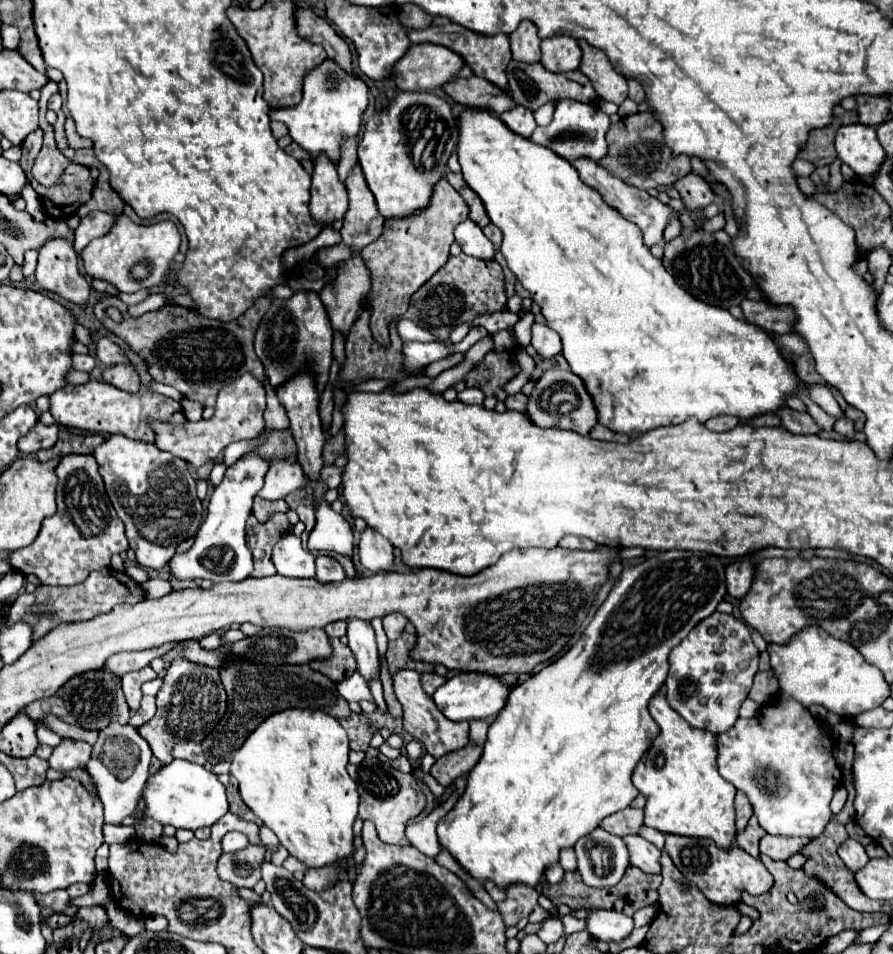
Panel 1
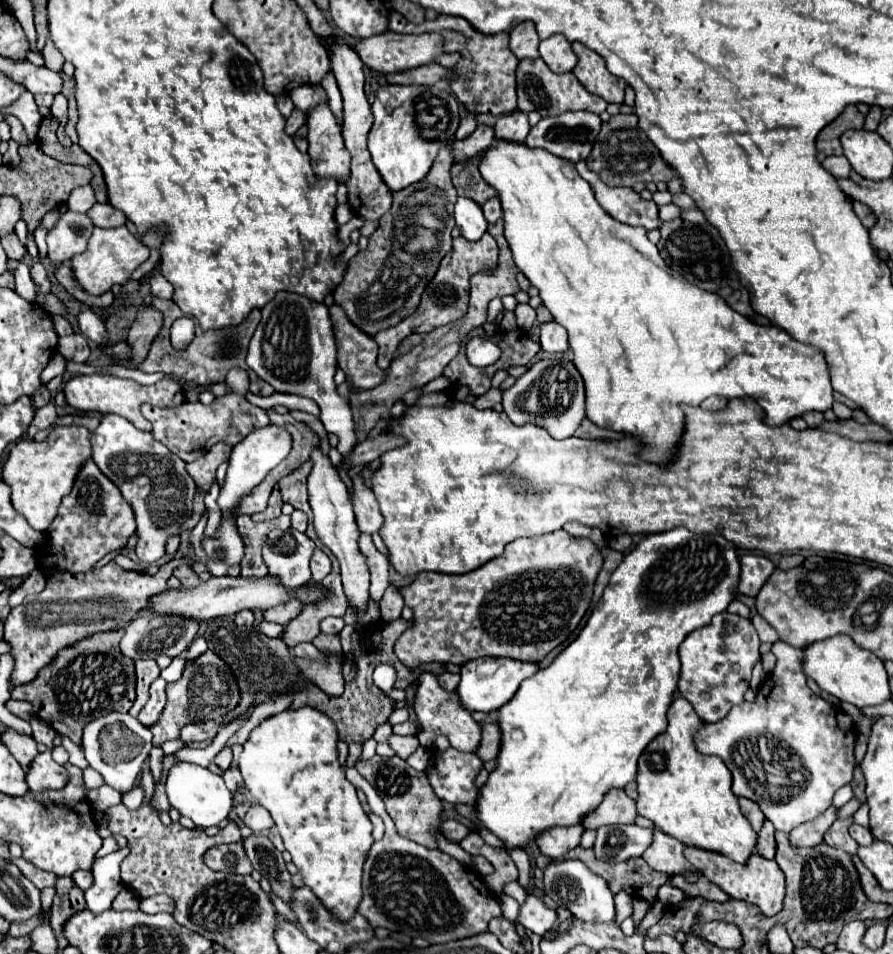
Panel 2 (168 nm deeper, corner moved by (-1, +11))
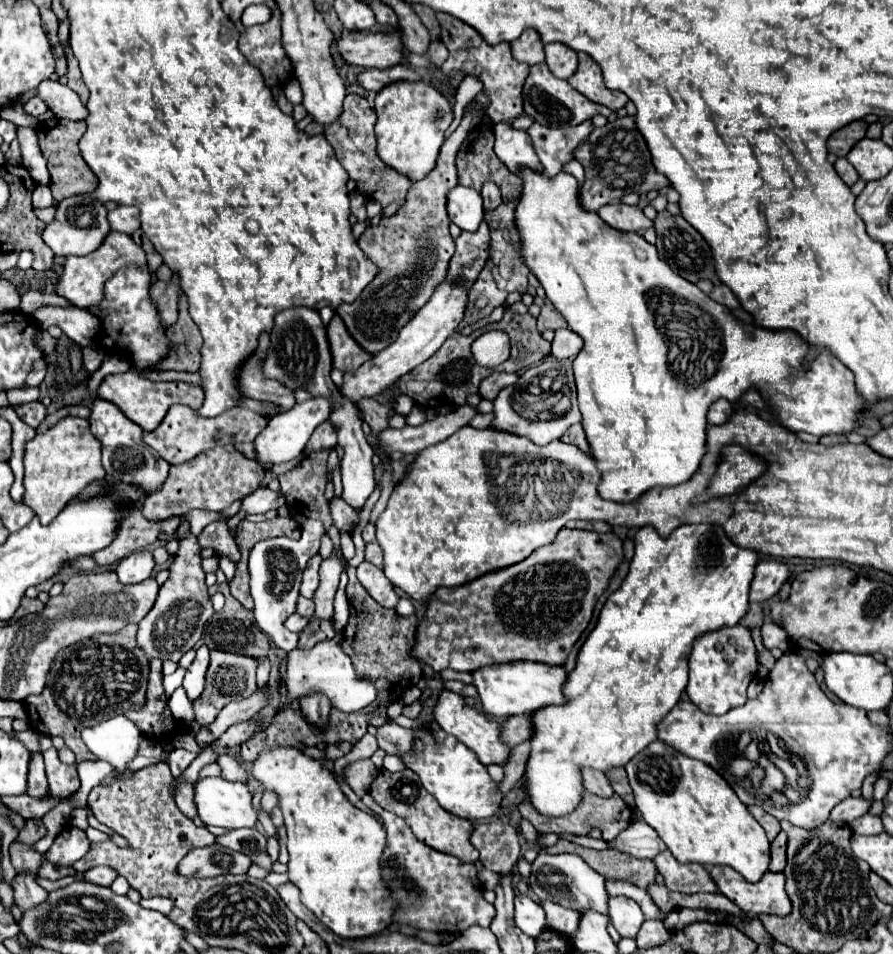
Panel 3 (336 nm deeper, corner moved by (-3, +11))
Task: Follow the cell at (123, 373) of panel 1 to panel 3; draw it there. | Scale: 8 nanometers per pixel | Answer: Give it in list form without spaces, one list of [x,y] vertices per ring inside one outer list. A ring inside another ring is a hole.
[[[173,277],[171,283],[157,281],[155,285],[151,285],[149,295],[151,295],[151,301],[157,307],[159,321],[165,327],[171,327],[177,321],[177,295],[179,295],[179,281],[177,281],[177,277]]]

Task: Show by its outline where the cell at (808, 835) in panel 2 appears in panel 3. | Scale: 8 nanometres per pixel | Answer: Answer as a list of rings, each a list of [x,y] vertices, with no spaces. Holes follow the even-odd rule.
[[[847,797],[845,801],[841,801],[839,805],[833,807],[831,815],[829,815],[829,821],[833,823],[851,823],[853,819],[865,815],[869,811],[869,805],[871,801],[865,801],[863,797]]]

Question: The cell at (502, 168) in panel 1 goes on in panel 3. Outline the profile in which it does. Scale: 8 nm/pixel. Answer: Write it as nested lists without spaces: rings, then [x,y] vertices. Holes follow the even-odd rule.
[[[521,167],[521,171],[517,173],[523,187],[521,187],[521,197],[515,209],[515,225],[517,225],[517,233],[519,233],[519,241],[521,241],[521,259],[523,263],[529,267],[529,271],[539,279],[541,287],[547,293],[547,299],[553,303],[553,307],[565,317],[567,325],[571,331],[575,331],[577,335],[583,337],[583,349],[579,351],[579,355],[573,361],[573,371],[575,371],[575,381],[577,381],[577,395],[579,395],[579,411],[583,415],[583,427],[585,433],[589,437],[589,445],[591,445],[591,455],[595,455],[599,469],[603,473],[603,481],[599,485],[599,495],[603,495],[603,499],[609,501],[633,501],[637,499],[641,493],[653,489],[653,487],[671,487],[671,485],[679,485],[685,483],[699,467],[701,457],[705,455],[705,427],[707,427],[707,409],[713,401],[725,397],[731,403],[739,403],[743,399],[743,395],[749,389],[757,389],[765,401],[765,405],[771,411],[771,419],[779,425],[783,425],[785,429],[797,433],[797,431],[807,431],[811,435],[831,435],[831,433],[847,433],[853,431],[859,411],[867,407],[865,401],[859,399],[857,391],[855,391],[855,383],[853,383],[853,373],[829,351],[821,351],[813,361],[809,361],[805,365],[805,357],[811,351],[811,345],[795,331],[773,331],[773,329],[763,329],[763,327],[749,327],[745,323],[741,323],[731,309],[723,307],[721,303],[713,301],[707,293],[703,293],[697,285],[689,283],[687,279],[679,277],[677,273],[671,271],[669,265],[665,265],[659,255],[655,245],[651,245],[649,241],[645,241],[643,235],[639,233],[625,233],[625,231],[615,231],[613,227],[609,227],[595,211],[585,211],[579,203],[579,183],[573,175],[559,171],[553,177],[547,177],[545,173],[533,171],[529,167]],[[671,347],[681,347],[683,349],[683,359],[671,359],[669,361],[669,351]]]

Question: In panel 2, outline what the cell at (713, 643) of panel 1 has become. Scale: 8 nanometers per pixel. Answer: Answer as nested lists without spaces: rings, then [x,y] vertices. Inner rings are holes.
[[[719,613],[711,625],[697,629],[687,635],[679,647],[681,657],[681,679],[679,693],[693,705],[695,713],[705,723],[723,719],[731,707],[743,703],[743,695],[749,689],[751,669],[759,661],[759,635],[749,619]]]

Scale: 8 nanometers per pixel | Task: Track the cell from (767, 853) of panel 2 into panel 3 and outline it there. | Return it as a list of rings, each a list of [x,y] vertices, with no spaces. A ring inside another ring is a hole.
[[[781,831],[781,835],[777,835],[771,841],[771,863],[769,863],[771,871],[785,869],[785,847],[787,847],[787,835],[785,835],[785,831]]]

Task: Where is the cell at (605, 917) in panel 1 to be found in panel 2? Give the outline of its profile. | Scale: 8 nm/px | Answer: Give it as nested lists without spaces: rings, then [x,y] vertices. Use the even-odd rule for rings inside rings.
[[[565,859],[553,861],[543,871],[543,893],[551,897],[557,905],[571,911],[573,917],[587,921],[587,923],[605,923],[615,919],[615,903],[613,893],[607,887],[607,881],[593,873],[583,861],[579,859]]]

